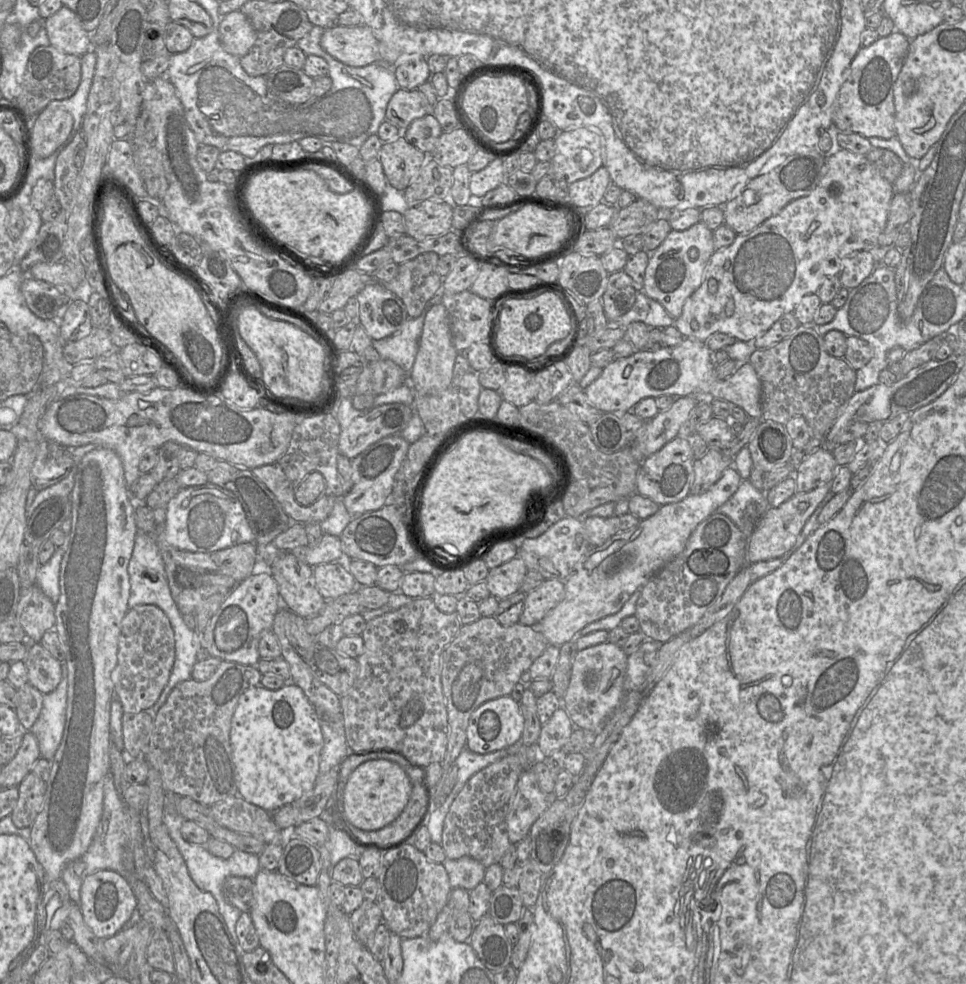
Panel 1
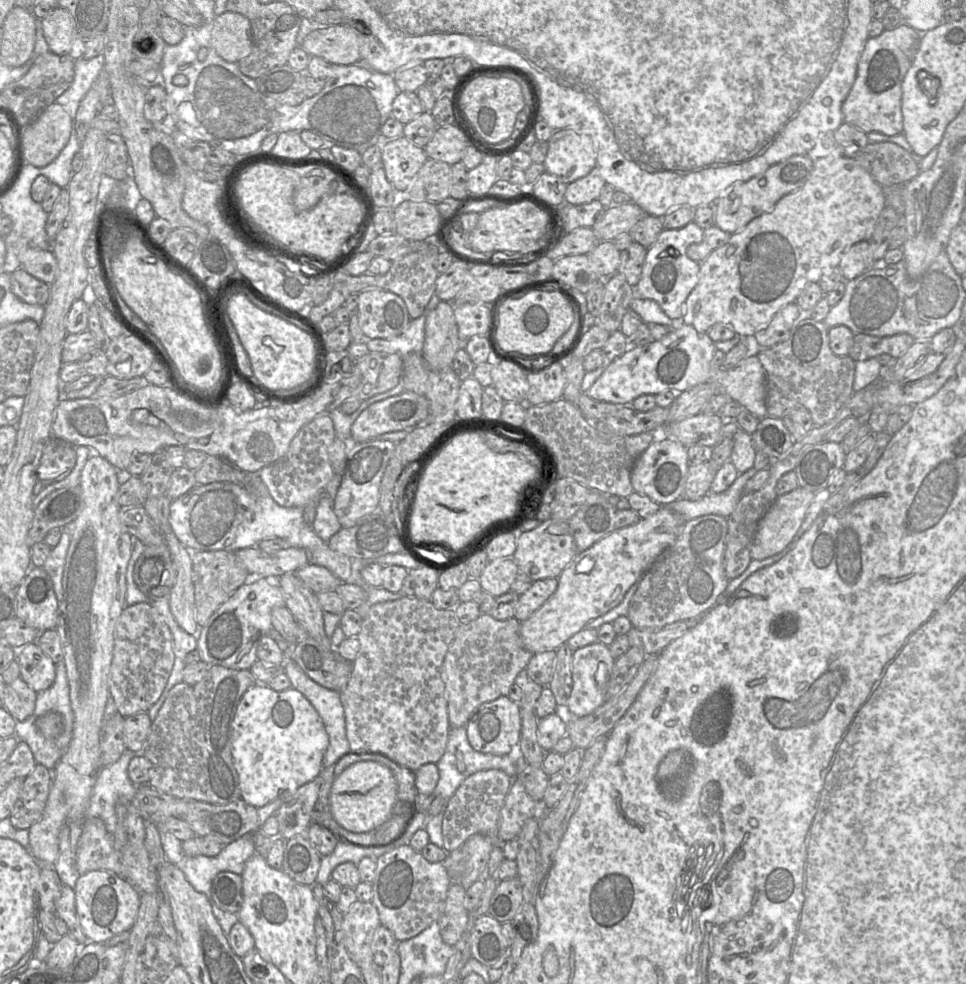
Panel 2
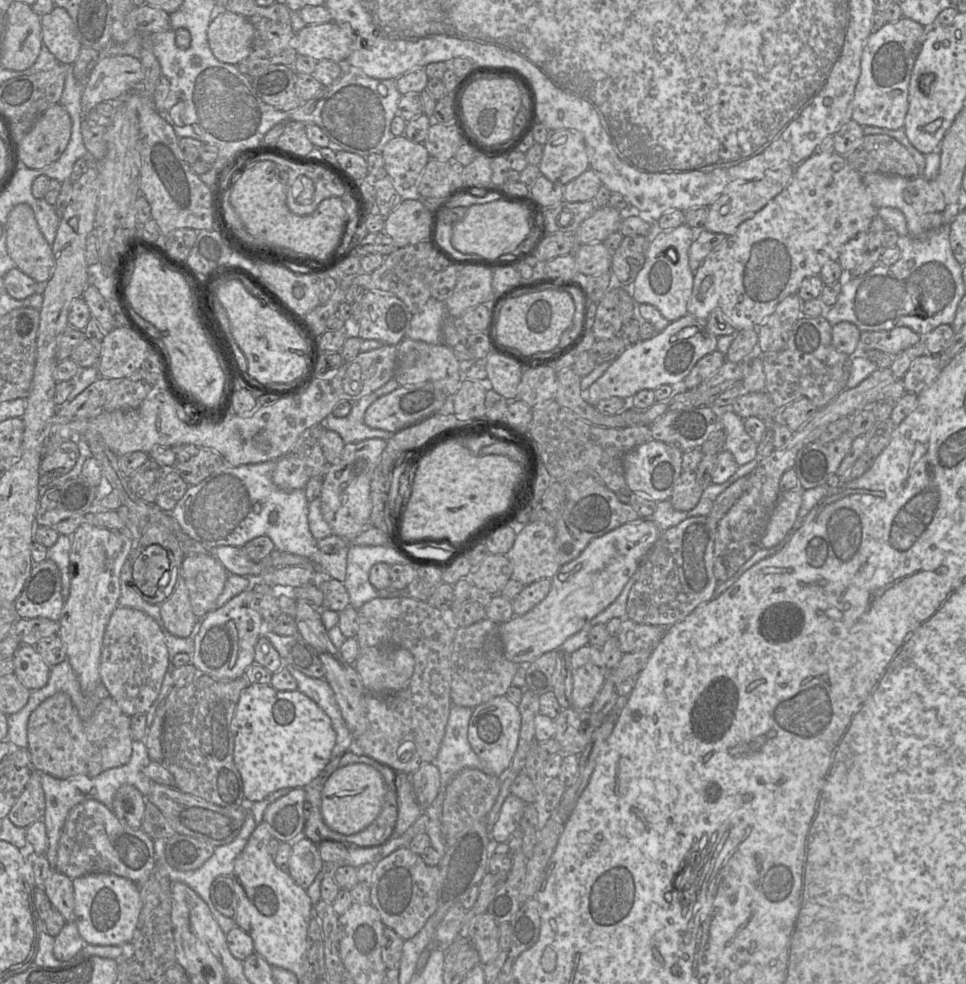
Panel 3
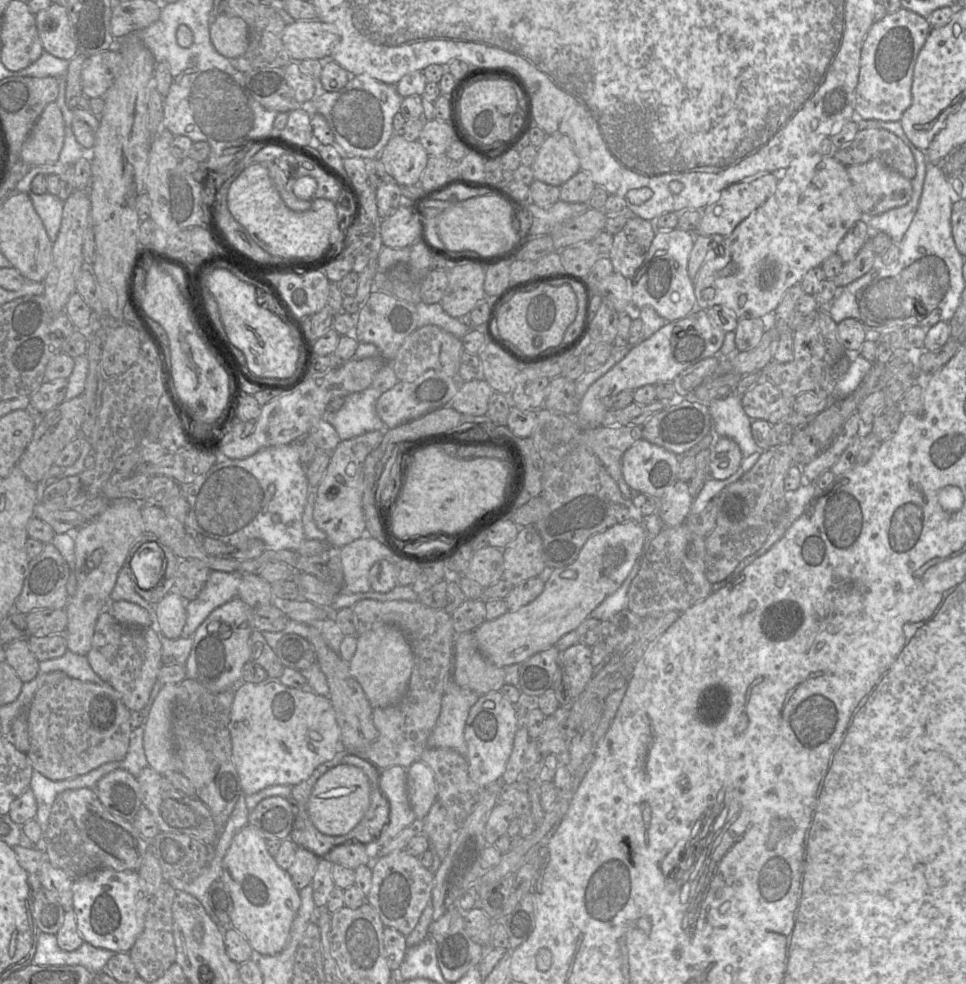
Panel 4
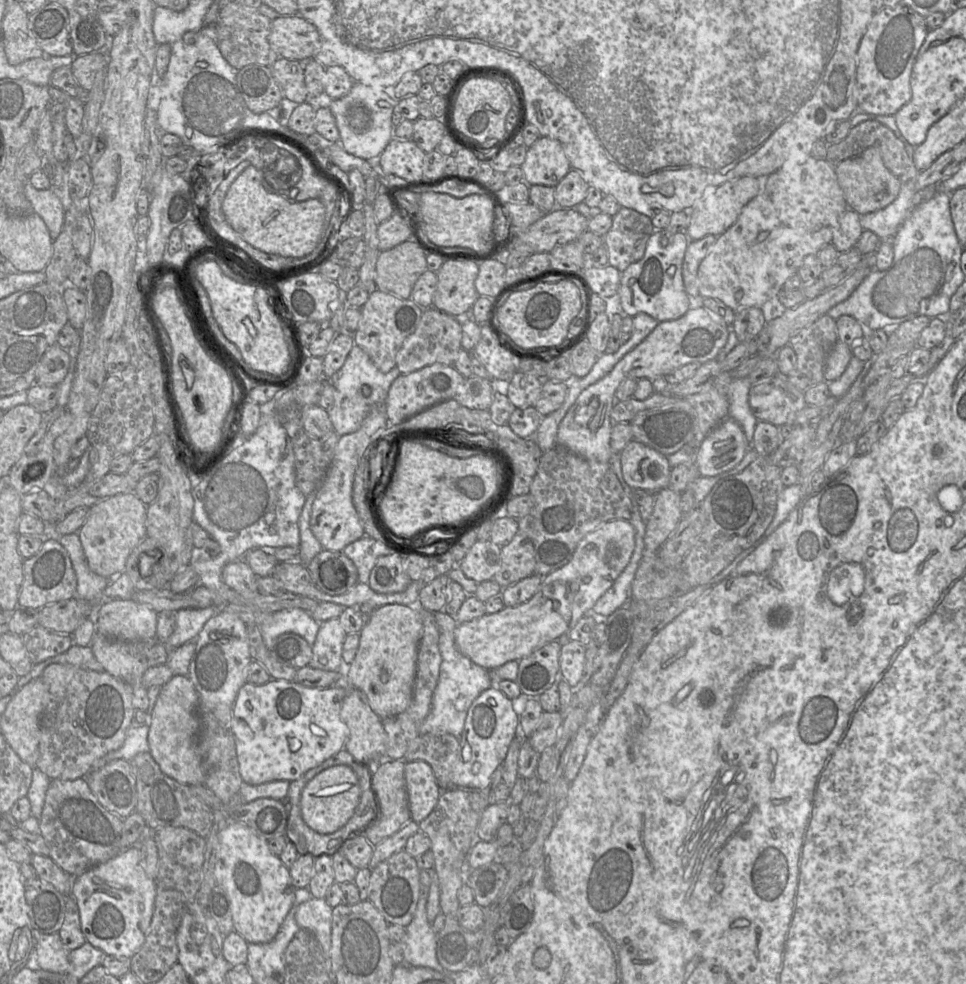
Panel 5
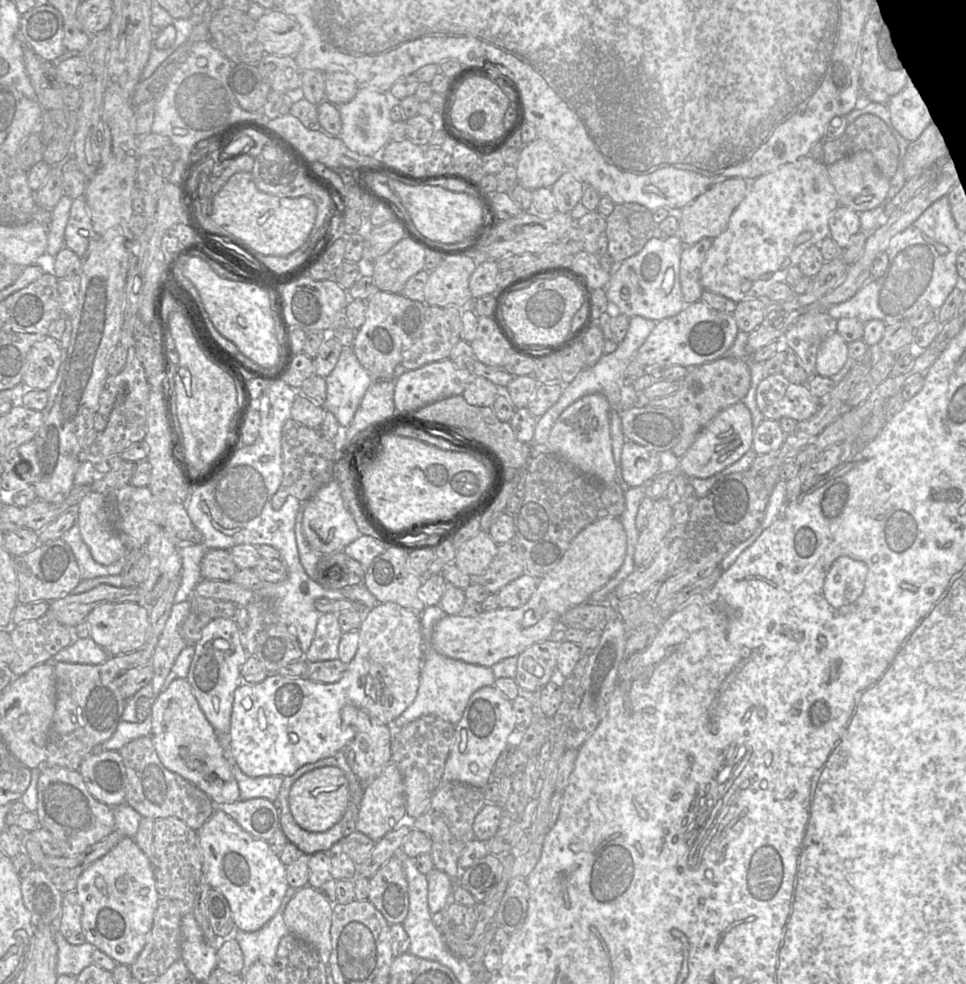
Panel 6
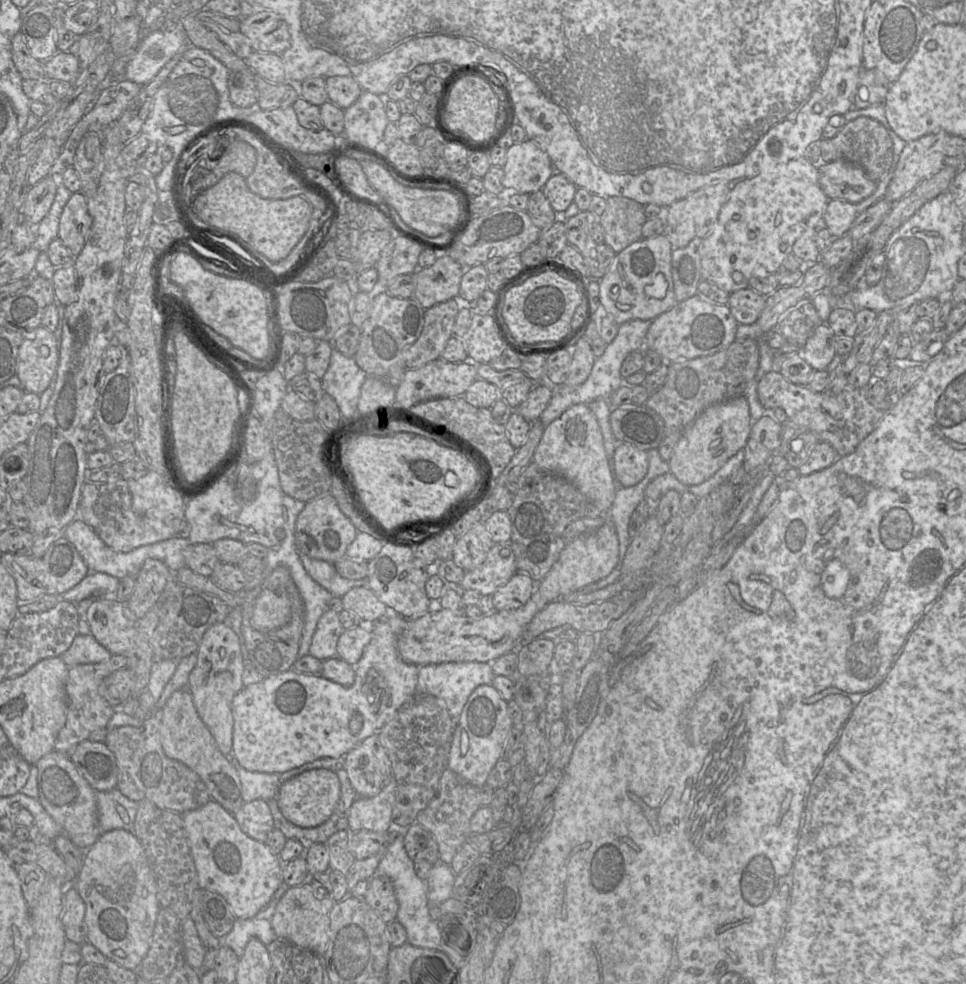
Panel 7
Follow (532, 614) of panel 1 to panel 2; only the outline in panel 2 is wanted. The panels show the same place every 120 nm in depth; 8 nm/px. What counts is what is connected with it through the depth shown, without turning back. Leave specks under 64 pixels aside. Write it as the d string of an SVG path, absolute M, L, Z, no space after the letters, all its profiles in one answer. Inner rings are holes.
M545 578L533 581L530 588L519 596L514 617L523 622L538 610L556 591L557 578Z

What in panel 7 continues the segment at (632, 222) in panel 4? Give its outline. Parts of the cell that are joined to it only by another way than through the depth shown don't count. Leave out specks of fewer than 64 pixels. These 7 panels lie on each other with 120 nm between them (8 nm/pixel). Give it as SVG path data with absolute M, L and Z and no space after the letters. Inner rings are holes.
M622 196L609 197L604 212L598 217L604 229L604 243L616 254L642 239L646 220L645 206Z

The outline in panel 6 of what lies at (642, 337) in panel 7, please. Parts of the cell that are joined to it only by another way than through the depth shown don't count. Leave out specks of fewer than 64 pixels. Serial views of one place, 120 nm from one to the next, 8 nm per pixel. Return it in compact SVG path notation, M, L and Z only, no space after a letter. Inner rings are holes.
M633 316L629 318L628 331L625 338L618 344L617 349L613 353L603 354L595 365L585 367L569 384L563 386L558 401L536 421L533 442L531 444L534 451L546 448L551 428L560 414L568 406L585 395L594 393L604 395L610 404L610 408L617 412L623 412L638 402L638 392L635 391L632 385L625 385L623 383L623 373L628 363L635 357L640 346L646 341L647 337L656 326L656 323L657 322L654 322L653 320L641 316Z

